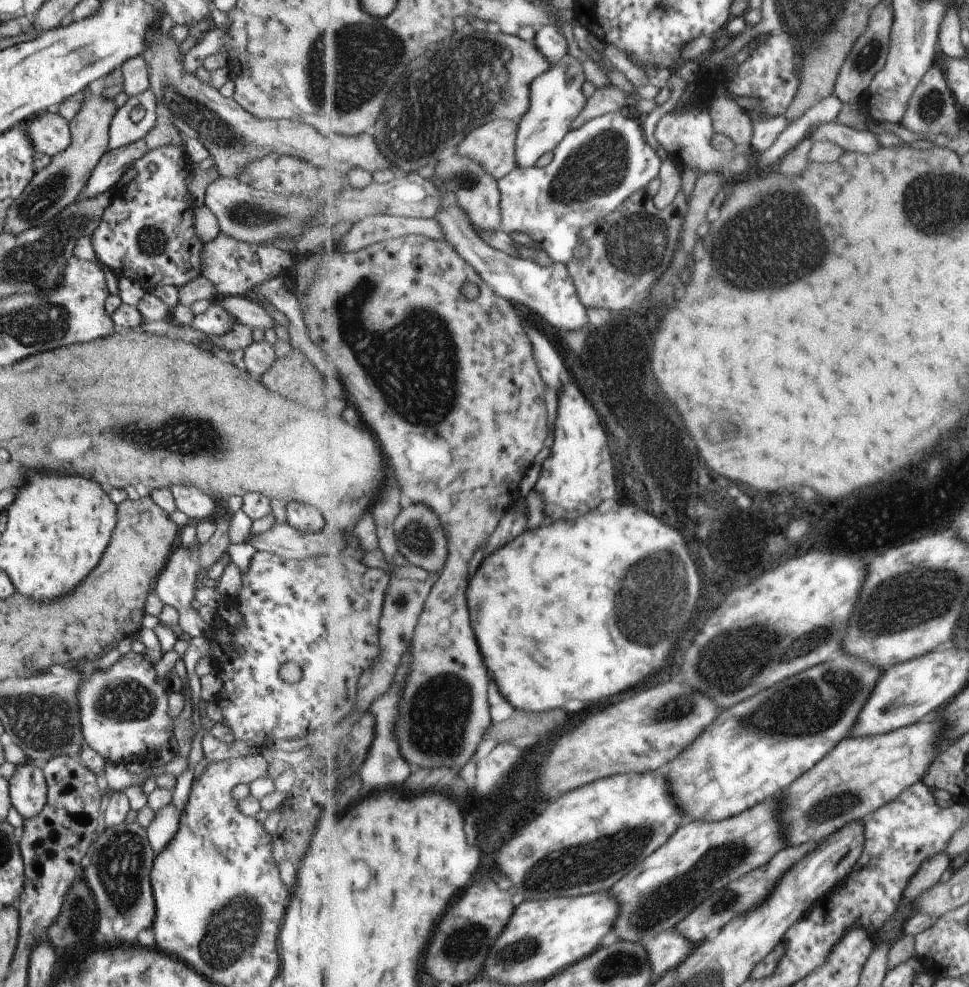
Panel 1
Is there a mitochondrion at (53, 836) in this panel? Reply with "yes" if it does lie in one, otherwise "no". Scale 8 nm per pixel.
no

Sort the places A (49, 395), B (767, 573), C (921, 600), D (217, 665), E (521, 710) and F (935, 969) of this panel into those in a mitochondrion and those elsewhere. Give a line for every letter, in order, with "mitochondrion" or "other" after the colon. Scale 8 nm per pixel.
A: other
B: other
C: mitochondrion
D: other
E: other
F: other

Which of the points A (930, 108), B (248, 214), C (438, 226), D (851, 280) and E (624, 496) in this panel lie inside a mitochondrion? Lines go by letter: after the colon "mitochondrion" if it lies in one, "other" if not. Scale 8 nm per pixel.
A: mitochondrion
B: mitochondrion
C: other
D: other
E: other

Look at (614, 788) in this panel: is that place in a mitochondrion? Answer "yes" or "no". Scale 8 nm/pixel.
no

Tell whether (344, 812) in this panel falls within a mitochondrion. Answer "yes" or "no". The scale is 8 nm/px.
no

